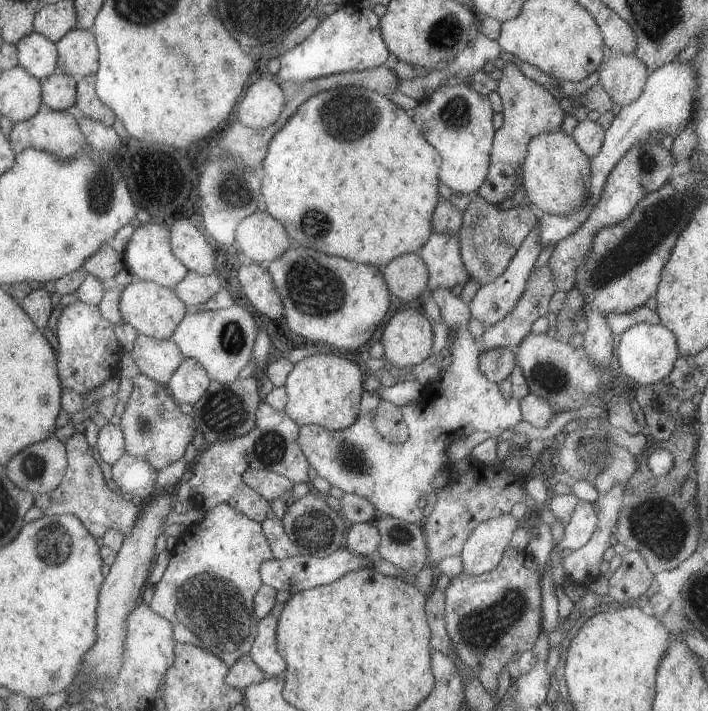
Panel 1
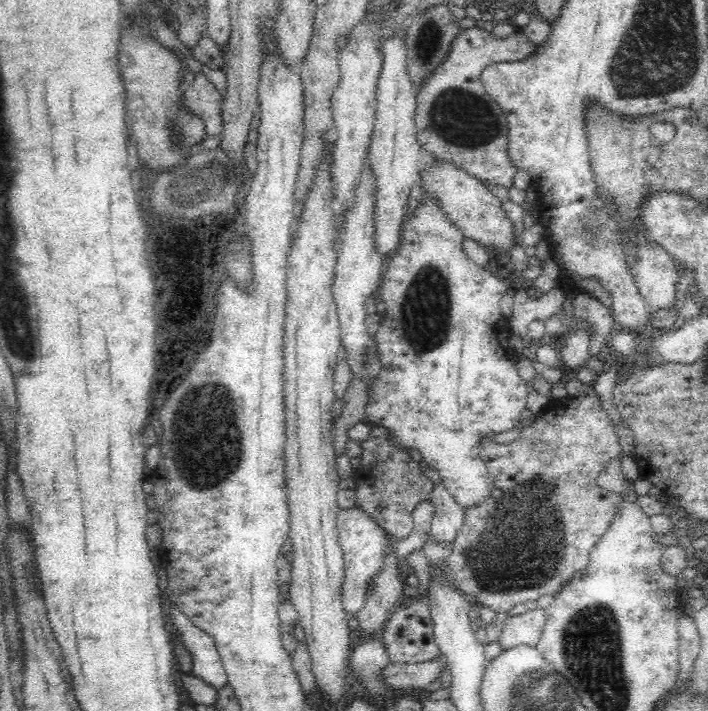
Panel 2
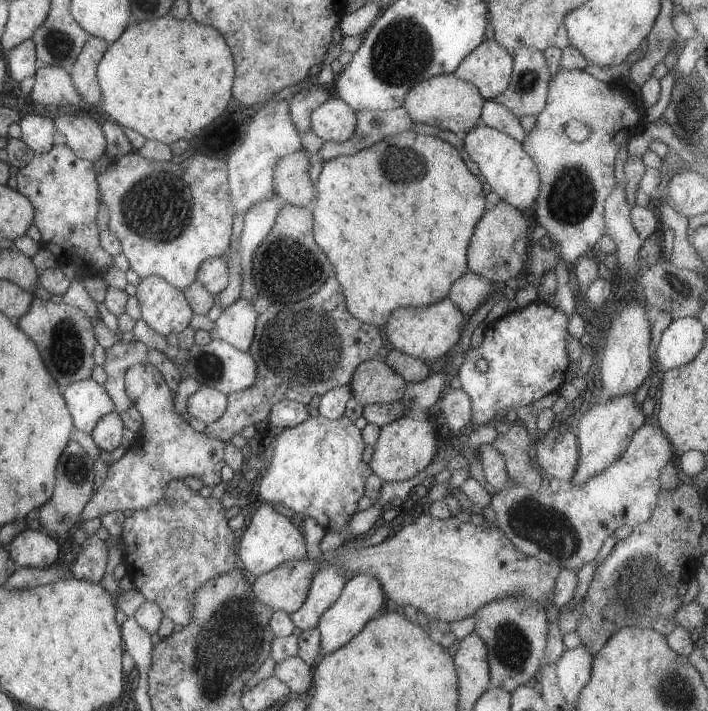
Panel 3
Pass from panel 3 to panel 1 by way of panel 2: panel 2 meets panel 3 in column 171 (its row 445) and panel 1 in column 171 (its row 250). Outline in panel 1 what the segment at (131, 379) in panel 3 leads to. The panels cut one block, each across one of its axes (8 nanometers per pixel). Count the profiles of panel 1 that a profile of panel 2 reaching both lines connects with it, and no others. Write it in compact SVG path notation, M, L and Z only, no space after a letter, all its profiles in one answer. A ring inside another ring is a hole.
M140 373L132 379L133 390L125 403L121 417L125 450L135 457L145 458L157 471L180 460L196 434L196 423L180 409L179 403L165 385Z

